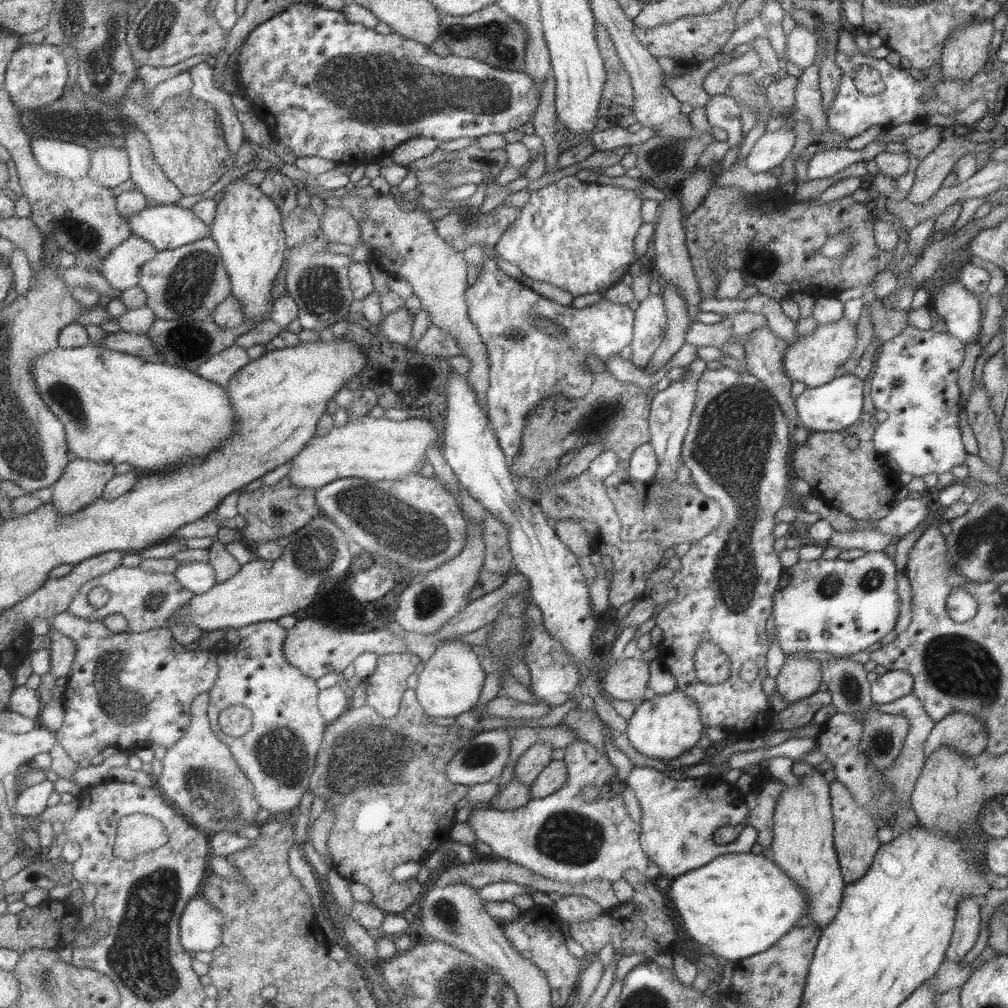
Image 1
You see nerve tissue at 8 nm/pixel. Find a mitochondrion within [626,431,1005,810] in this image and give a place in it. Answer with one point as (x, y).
(959, 668)

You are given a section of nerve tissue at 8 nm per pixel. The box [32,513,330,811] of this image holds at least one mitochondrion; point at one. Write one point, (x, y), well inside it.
(129, 700)

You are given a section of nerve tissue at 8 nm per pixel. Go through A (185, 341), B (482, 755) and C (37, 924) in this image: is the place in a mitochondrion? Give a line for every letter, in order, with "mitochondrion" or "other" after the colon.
A: mitochondrion
B: mitochondrion
C: other

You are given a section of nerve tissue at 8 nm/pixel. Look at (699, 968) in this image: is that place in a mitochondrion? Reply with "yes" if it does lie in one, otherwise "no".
no

